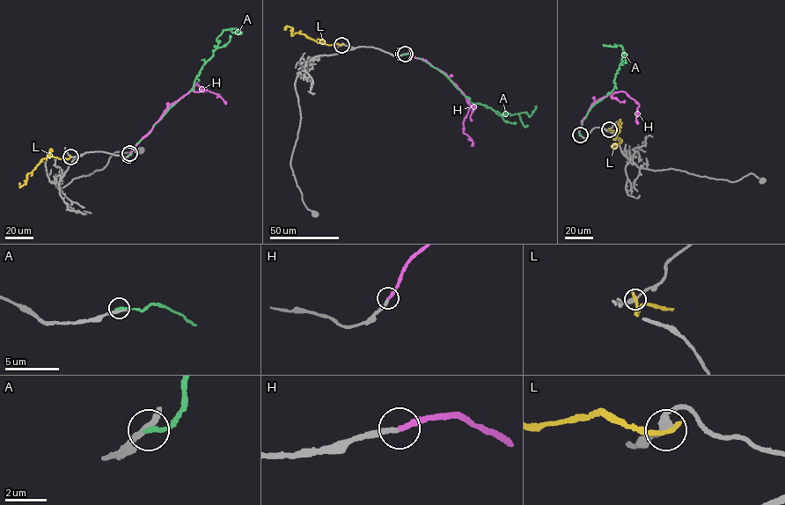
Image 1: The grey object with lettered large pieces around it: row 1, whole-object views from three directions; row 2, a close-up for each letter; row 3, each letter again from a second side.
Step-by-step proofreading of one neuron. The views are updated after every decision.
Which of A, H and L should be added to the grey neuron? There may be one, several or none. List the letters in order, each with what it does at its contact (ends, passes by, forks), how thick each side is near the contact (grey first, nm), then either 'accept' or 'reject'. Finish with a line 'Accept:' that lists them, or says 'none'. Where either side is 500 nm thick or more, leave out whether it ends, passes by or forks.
A: it ends | 360/240 nm | reject
H: it ends | 240/280 nm | accept
L: it ends | 320/360 nm | reject
Accept: H

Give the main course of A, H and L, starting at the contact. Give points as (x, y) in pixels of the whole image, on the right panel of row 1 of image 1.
A: (580, 135), (581, 123), (590, 109), (613, 89), (615, 74), (622, 62), (622, 46), (603, 44)
H: (580, 135), (582, 120), (590, 106), (615, 91), (625, 91), (638, 102), (637, 124)
L: (609, 129), (615, 130), (621, 127), (617, 137), (621, 142), (612, 146), (614, 148), (617, 144)

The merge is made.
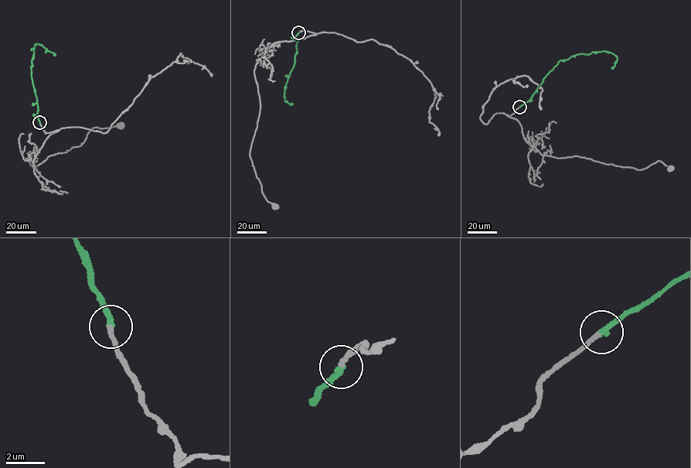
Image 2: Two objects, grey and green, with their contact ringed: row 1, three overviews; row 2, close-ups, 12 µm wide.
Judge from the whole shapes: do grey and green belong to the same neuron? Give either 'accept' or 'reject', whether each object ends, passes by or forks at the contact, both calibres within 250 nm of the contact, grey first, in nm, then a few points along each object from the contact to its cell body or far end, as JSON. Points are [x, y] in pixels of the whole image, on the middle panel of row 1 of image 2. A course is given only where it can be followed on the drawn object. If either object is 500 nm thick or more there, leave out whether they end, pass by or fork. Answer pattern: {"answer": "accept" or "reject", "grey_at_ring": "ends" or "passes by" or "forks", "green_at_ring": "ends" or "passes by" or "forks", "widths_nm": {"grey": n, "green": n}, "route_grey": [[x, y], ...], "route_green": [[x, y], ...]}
{"answer": "accept", "grey_at_ring": "ends", "green_at_ring": "ends", "widths_nm": {"grey": 240, "green": 280}, "route_grey": [[298, 32], [304, 29], [315, 34], [274, 43], [254, 70], [260, 111], [250, 158], [264, 197], [274, 206]], "route_green": [[298, 32], [295, 37], [298, 41], [294, 65], [284, 90], [284, 100], [292, 104]]}

